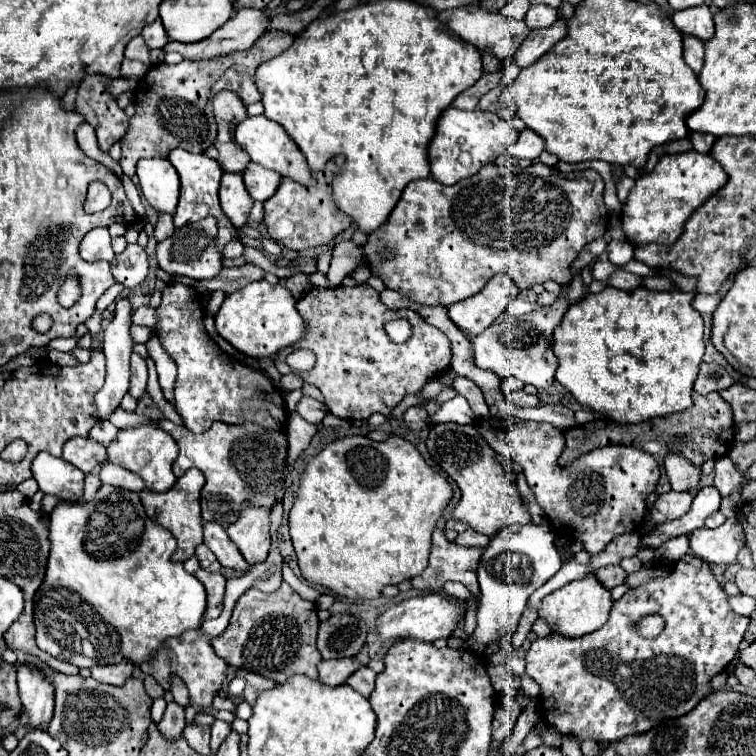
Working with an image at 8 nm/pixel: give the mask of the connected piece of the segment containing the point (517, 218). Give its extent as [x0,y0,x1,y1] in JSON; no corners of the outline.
[364,161,608,307]

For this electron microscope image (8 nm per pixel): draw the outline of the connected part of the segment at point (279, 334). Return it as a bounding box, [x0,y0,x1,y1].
[214,279,306,357]

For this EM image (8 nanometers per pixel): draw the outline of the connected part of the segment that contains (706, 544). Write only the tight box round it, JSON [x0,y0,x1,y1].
[688,517,744,565]

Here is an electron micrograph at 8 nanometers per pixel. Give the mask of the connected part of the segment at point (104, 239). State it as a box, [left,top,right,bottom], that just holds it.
[80,227,114,261]

